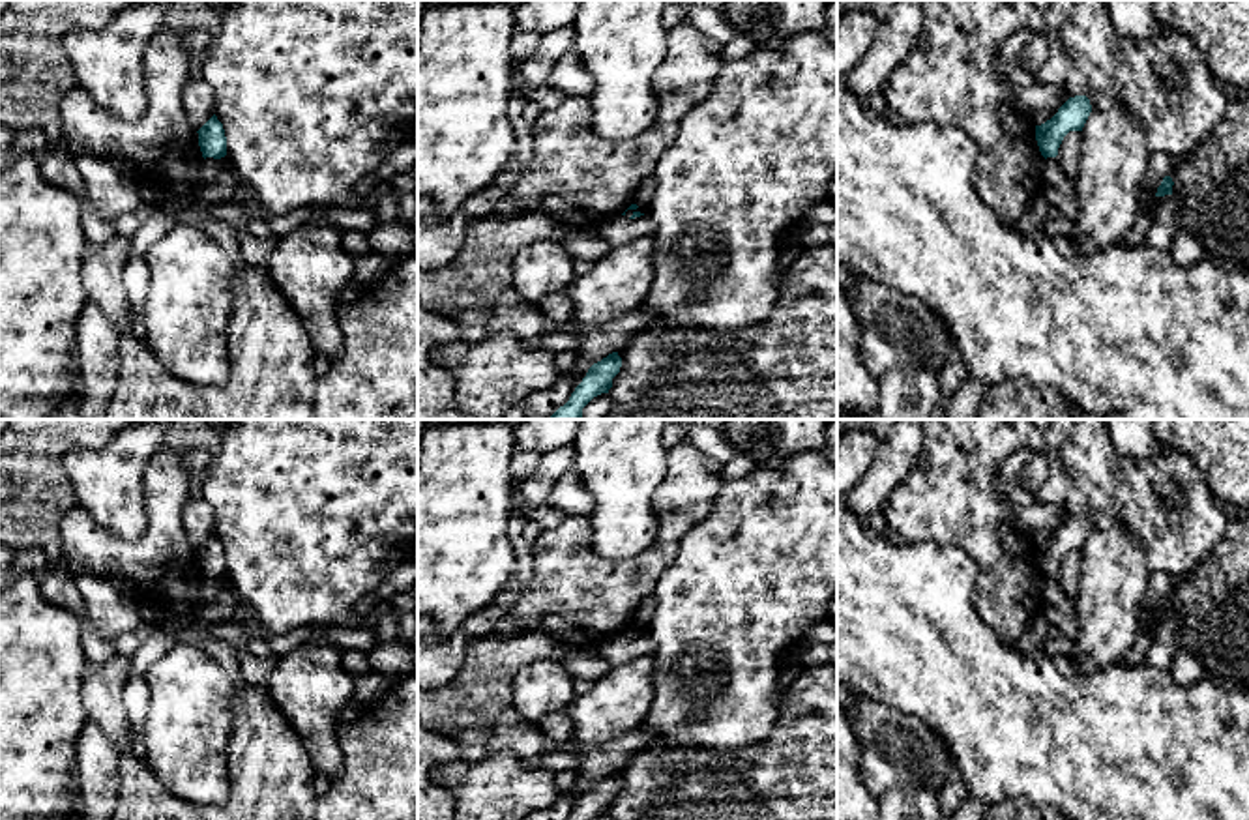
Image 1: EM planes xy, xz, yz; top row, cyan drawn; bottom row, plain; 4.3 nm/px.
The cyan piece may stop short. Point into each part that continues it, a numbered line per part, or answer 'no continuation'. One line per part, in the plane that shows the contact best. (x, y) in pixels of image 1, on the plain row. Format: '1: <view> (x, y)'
no continuation

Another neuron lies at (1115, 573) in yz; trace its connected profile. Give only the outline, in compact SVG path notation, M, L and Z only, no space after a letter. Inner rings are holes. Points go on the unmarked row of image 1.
M1120 520L1107 530L1092 530L1080 550L1080 580L1075 601L1077 638L1071 659L1082 674L1112 666L1124 659L1133 646L1137 633L1146 623L1142 599L1148 590L1152 569L1139 535Z

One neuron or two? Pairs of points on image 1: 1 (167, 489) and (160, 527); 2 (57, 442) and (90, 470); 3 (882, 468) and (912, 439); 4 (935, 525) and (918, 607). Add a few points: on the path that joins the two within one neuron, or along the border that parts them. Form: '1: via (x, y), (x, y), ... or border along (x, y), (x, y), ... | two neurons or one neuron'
1: via (163, 498), (163, 517) | one neuron
2: border along (111, 440), (98, 448), (70, 450), (60, 459) | two neurons
3: via (890, 461), (905, 446) | one neuron
4: border along (905, 543), (954, 543), (972, 560) | two neurons

